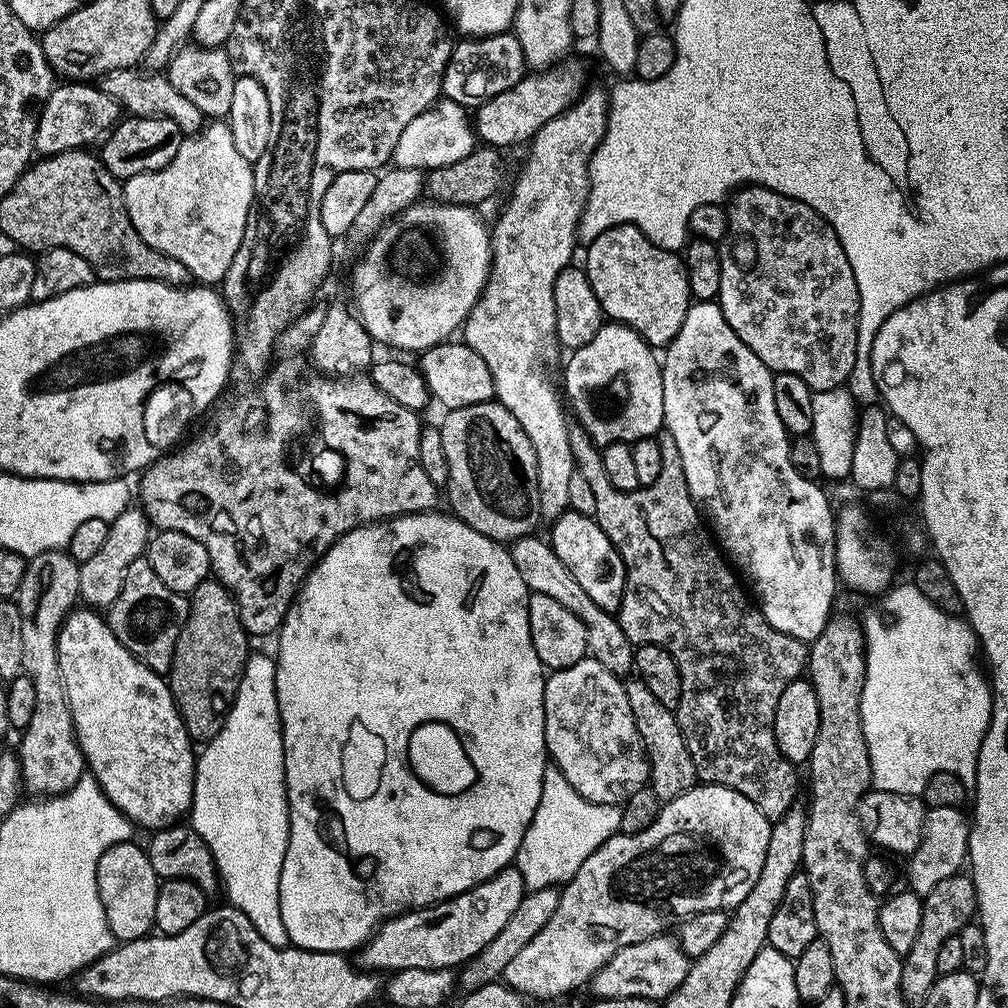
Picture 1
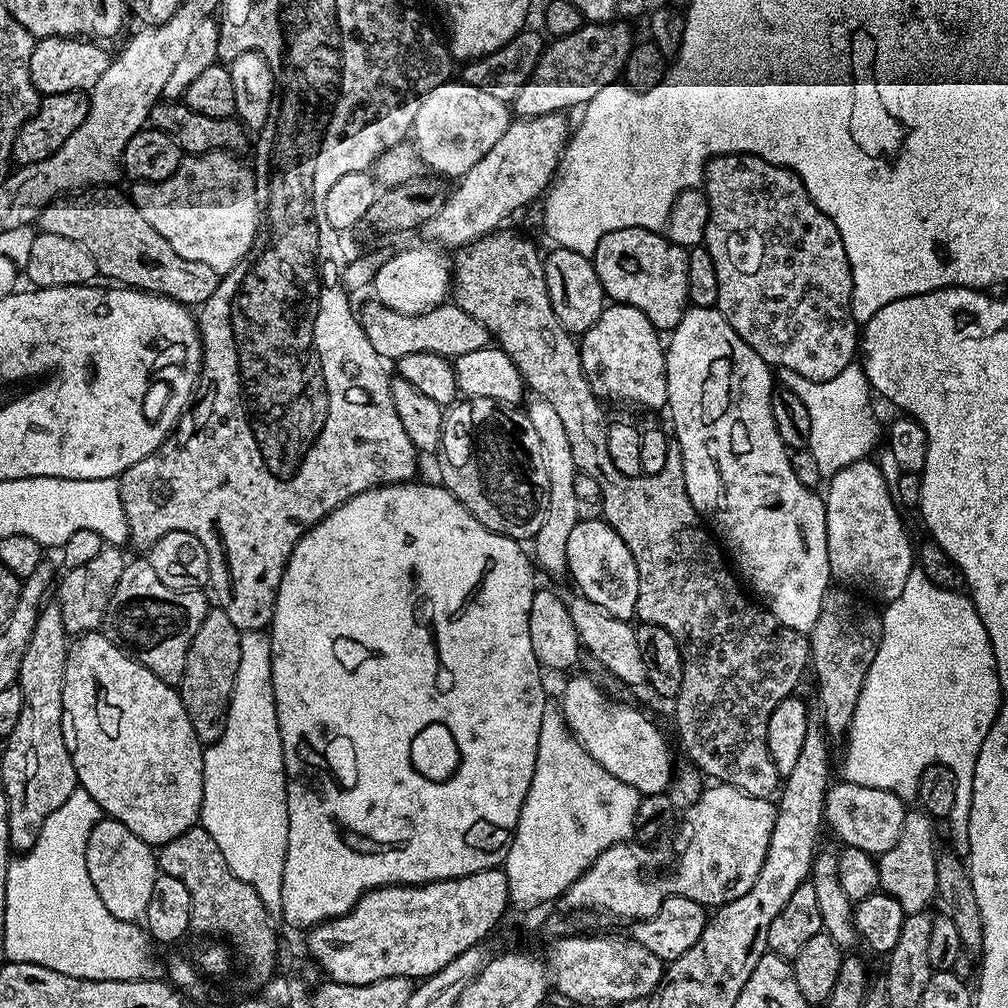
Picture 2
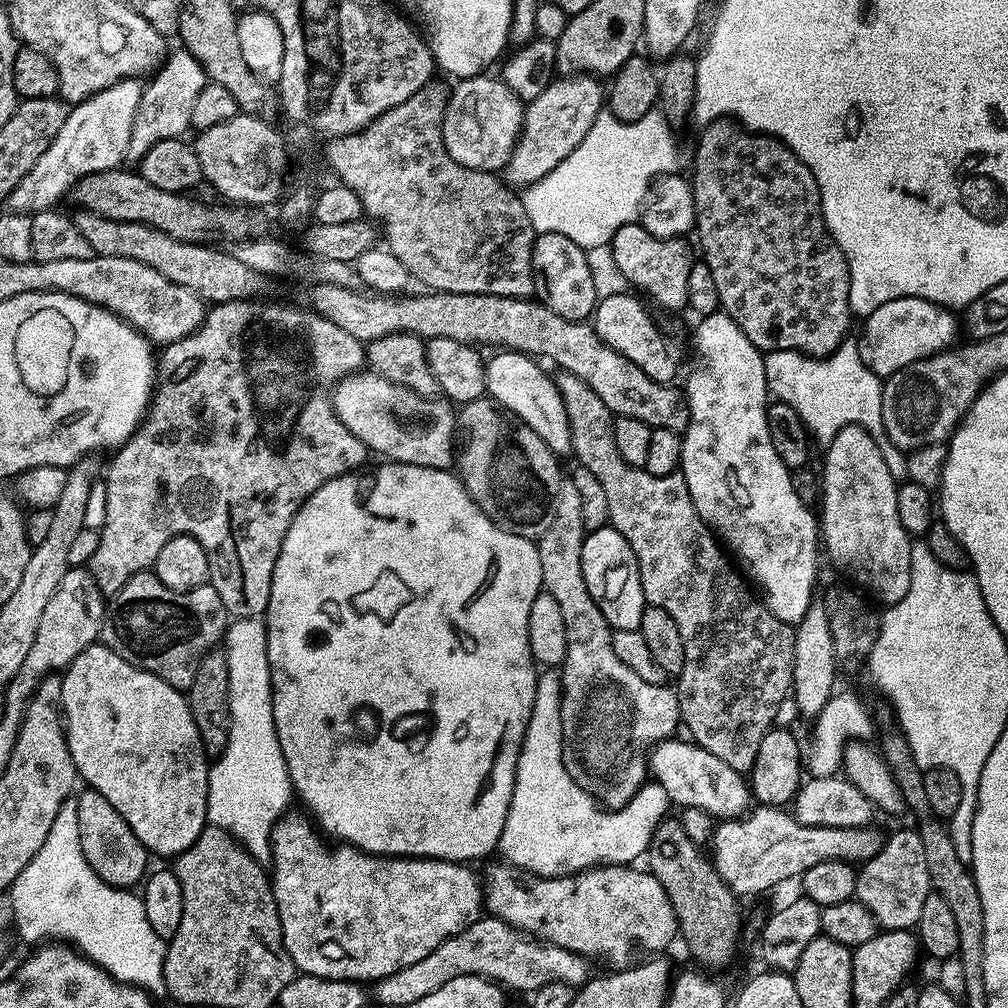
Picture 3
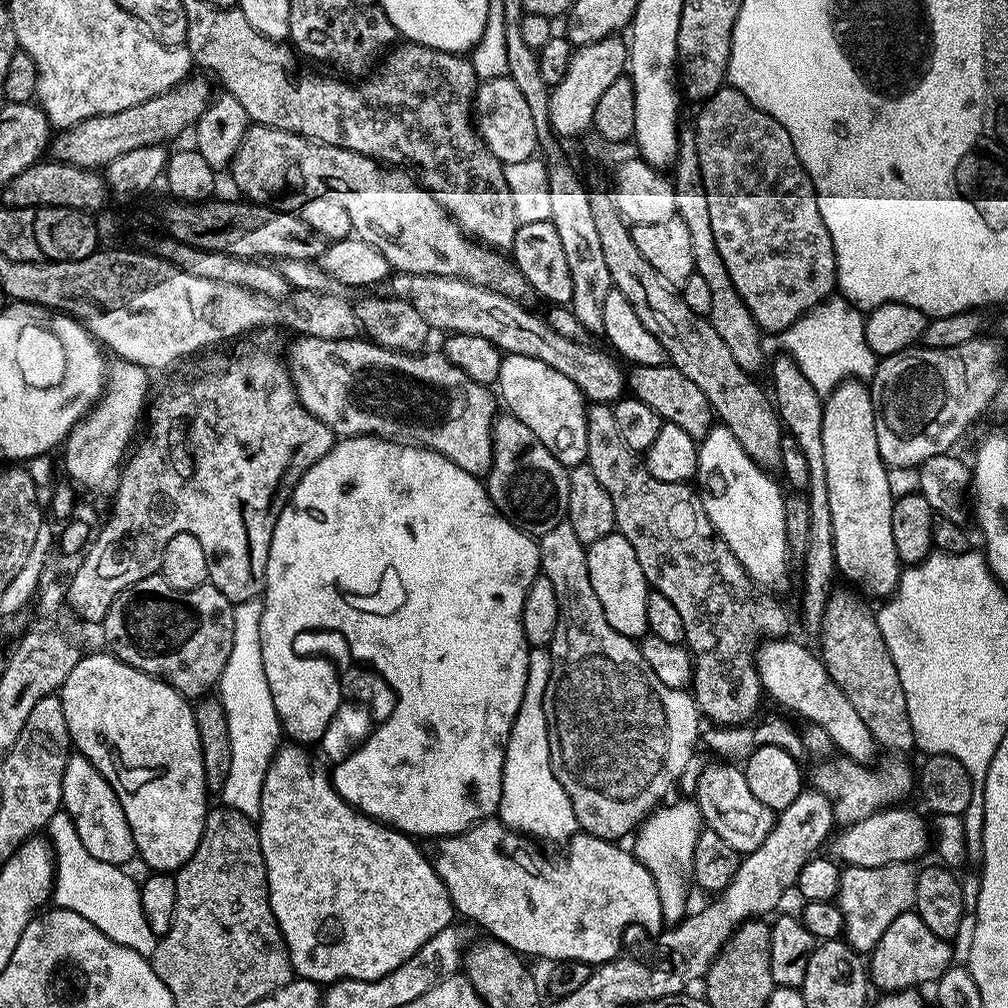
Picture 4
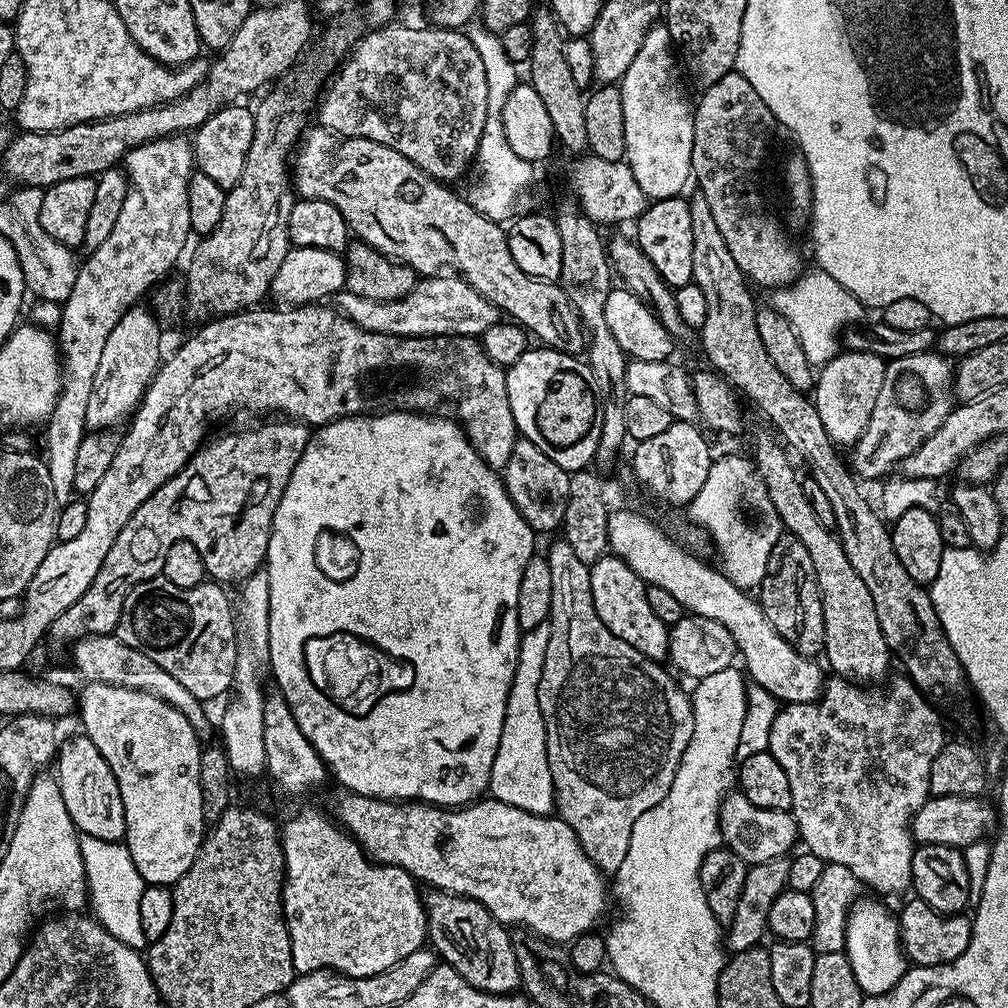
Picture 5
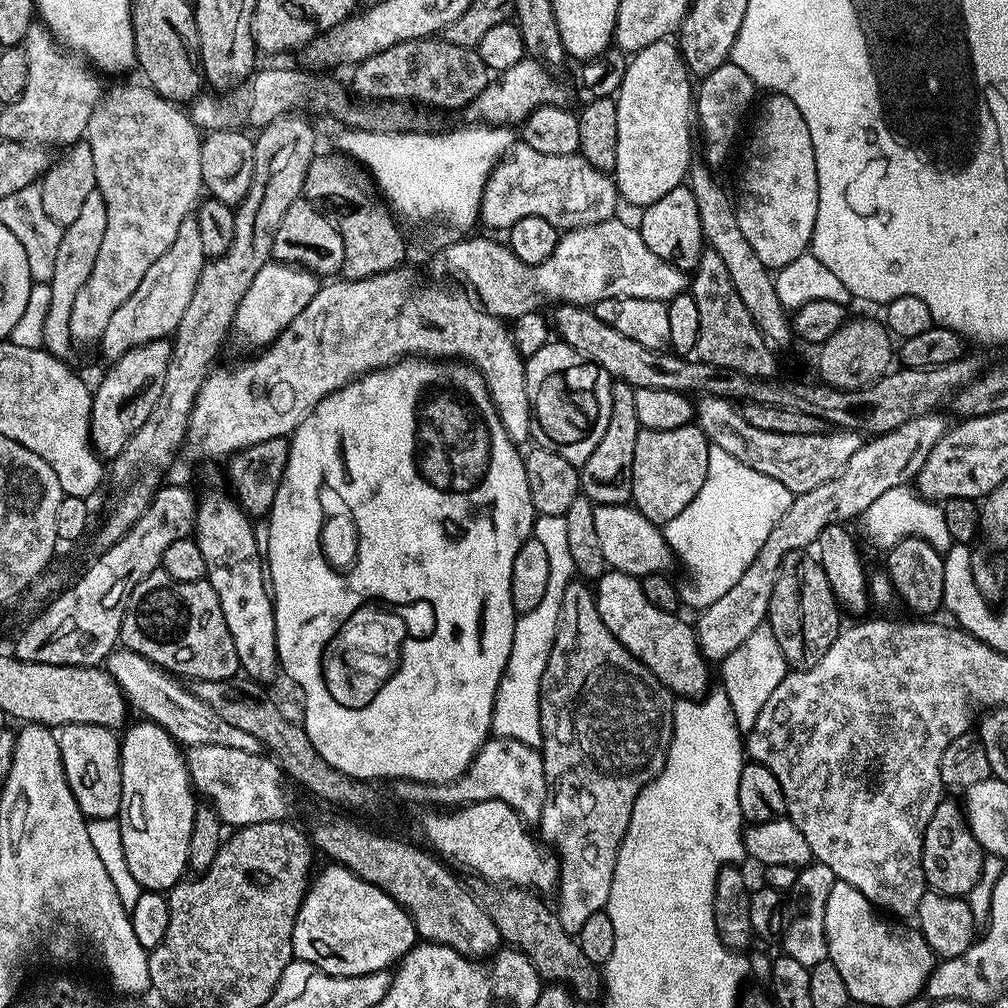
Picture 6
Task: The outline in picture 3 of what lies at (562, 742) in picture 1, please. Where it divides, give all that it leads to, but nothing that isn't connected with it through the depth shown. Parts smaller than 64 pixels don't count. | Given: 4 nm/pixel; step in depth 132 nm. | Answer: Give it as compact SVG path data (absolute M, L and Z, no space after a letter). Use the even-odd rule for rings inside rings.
M676 739L661 740L650 756L651 775L655 783L666 790L669 801L673 805L680 804L681 809L706 810L713 818L720 820L734 820L745 815L754 797L749 781L742 773L734 770L734 766L726 766L722 758L710 754L710 750L699 748L695 742Z

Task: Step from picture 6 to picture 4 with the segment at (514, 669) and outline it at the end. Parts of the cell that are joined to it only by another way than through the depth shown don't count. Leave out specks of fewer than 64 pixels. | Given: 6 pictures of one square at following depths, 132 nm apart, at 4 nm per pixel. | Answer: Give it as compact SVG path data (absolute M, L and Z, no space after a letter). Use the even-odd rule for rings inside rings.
M532 648L529 651L526 694L522 694L522 706L518 706L518 714L514 718L514 726L506 742L498 819L507 828L533 841L567 842L570 837L576 835L578 825L574 806L570 806L570 798L566 790L562 790L562 782L554 778L554 770L550 762L550 738L544 713L544 699L546 698L546 682L550 682L551 669L552 654L548 648Z

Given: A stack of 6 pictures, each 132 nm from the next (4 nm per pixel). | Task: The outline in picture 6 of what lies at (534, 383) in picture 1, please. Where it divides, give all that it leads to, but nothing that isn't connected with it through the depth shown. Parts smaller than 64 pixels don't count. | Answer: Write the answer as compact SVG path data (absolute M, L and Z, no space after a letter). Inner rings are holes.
M573 579L572 584L566 586L566 594L562 594L562 606L560 617L556 627L556 641L550 650L550 658L546 658L546 670L542 674L540 683L540 733L542 734L542 755L544 758L544 773L546 774L546 802L542 806L542 814L538 821L539 835L554 849L557 860L560 861L560 879L558 881L558 893L560 897L554 903L556 917L562 922L562 930L573 934L582 930L582 926L593 914L605 911L610 898L610 882L614 882L614 866L618 858L618 850L624 841L626 830L630 826L630 814L634 810L634 802L638 794L657 776L666 762L666 754L670 750L670 738L672 737L672 706L673 693L668 691L654 674L610 630L606 630L606 622L598 614L598 606L593 589L583 579Z

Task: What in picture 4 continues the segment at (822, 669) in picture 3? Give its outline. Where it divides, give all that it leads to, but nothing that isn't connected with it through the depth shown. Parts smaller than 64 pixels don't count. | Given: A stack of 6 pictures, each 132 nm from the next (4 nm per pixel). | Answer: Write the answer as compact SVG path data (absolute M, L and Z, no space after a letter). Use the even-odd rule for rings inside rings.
M787 354L771 357L772 388L770 396L780 415L780 423L787 435L793 436L802 446L802 454L806 454L806 462L810 466L810 482L806 489L810 506L810 538L806 550L802 553L804 560L804 589L800 592L800 608L804 611L804 624L812 631L819 633L822 614L826 610L826 602L834 590L832 579L837 579L836 555L834 554L834 534L830 518L830 490L826 490L826 454L822 454L822 414L824 400L810 384L806 375L799 369L798 362Z

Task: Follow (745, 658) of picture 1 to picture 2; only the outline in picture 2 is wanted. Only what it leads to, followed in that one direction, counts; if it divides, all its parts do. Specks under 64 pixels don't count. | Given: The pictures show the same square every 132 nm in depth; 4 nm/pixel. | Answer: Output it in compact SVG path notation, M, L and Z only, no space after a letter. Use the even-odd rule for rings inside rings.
M495 230L464 245L455 253L454 302L466 310L470 318L486 326L489 337L511 358L525 385L531 391L533 388L536 391L533 393L539 399L550 402L550 407L558 414L566 430L576 471L590 474L590 478L598 482L602 490L603 519L616 531L618 538L626 542L638 566L635 619L670 630L680 647L684 673L682 690L674 697L674 704L680 740L692 759L689 761L705 777L713 776L713 781L734 786L754 798L767 800L775 797L781 787L782 777L766 746L766 726L770 722L770 714L774 714L774 706L797 691L796 687L804 676L804 668L806 672L809 667L808 636L803 632L783 628L772 612L755 599L748 600L749 593L734 575L721 545L707 527L700 528L701 517L690 502L690 494L686 494L684 463L679 444L669 443L666 466L653 476L627 476L614 467L610 449L606 446L606 430L610 420L604 417L605 405L594 394L582 370L579 343L573 333L567 332L562 322L558 322L558 314L554 314L554 306L550 306L542 252L526 237L504 231Z

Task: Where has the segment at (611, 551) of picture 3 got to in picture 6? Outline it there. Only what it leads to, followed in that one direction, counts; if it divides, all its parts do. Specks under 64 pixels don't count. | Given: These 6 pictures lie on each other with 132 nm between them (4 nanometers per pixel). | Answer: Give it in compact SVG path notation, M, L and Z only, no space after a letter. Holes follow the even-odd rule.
M615 570L605 571L594 584L594 595L598 614L606 622L606 630L638 658L666 686L668 691L680 698L699 698L709 691L709 661L700 653L696 641L696 630L691 623L683 620L683 615L666 610L658 610L642 594L640 580L635 576Z

